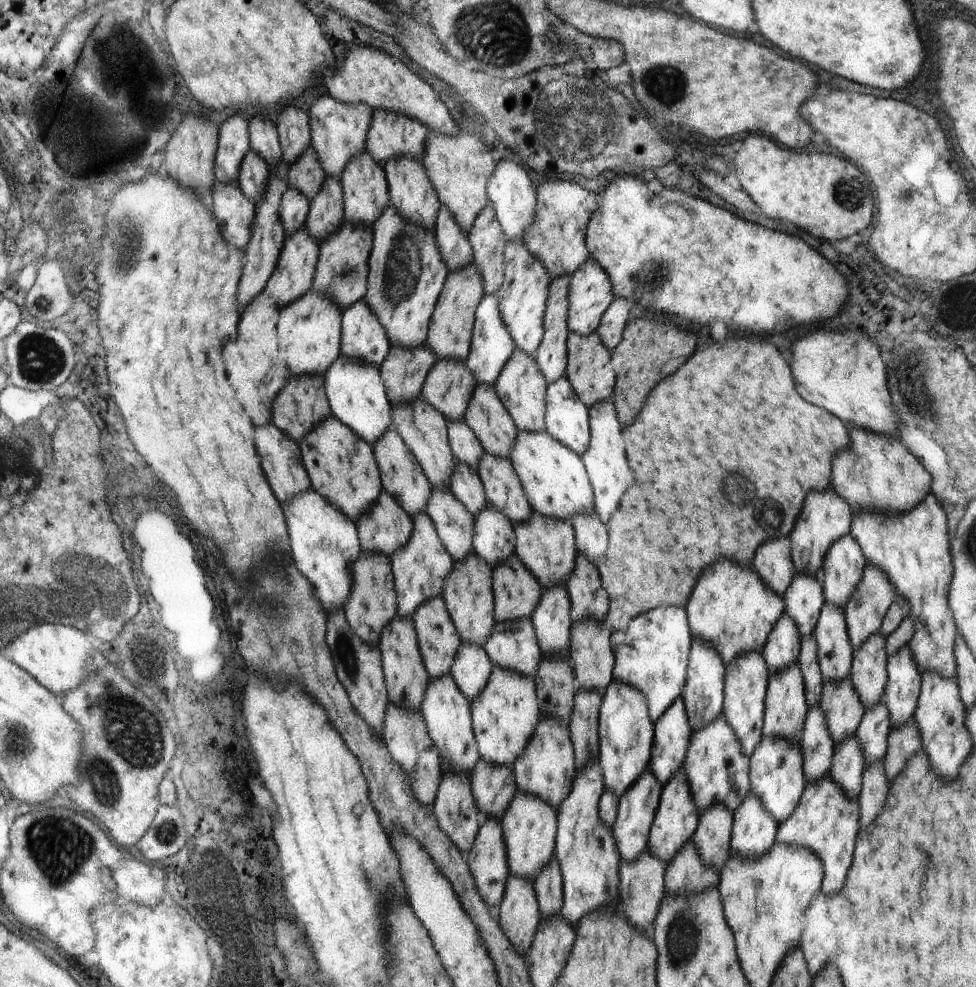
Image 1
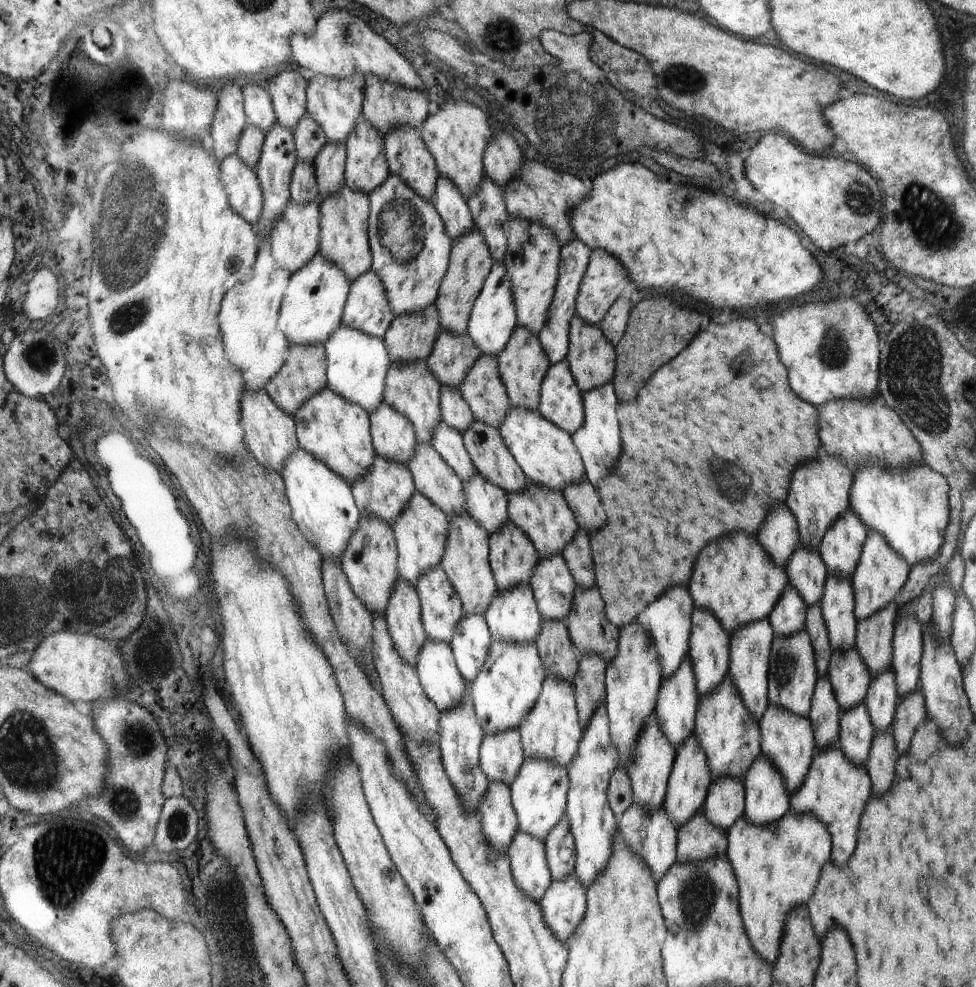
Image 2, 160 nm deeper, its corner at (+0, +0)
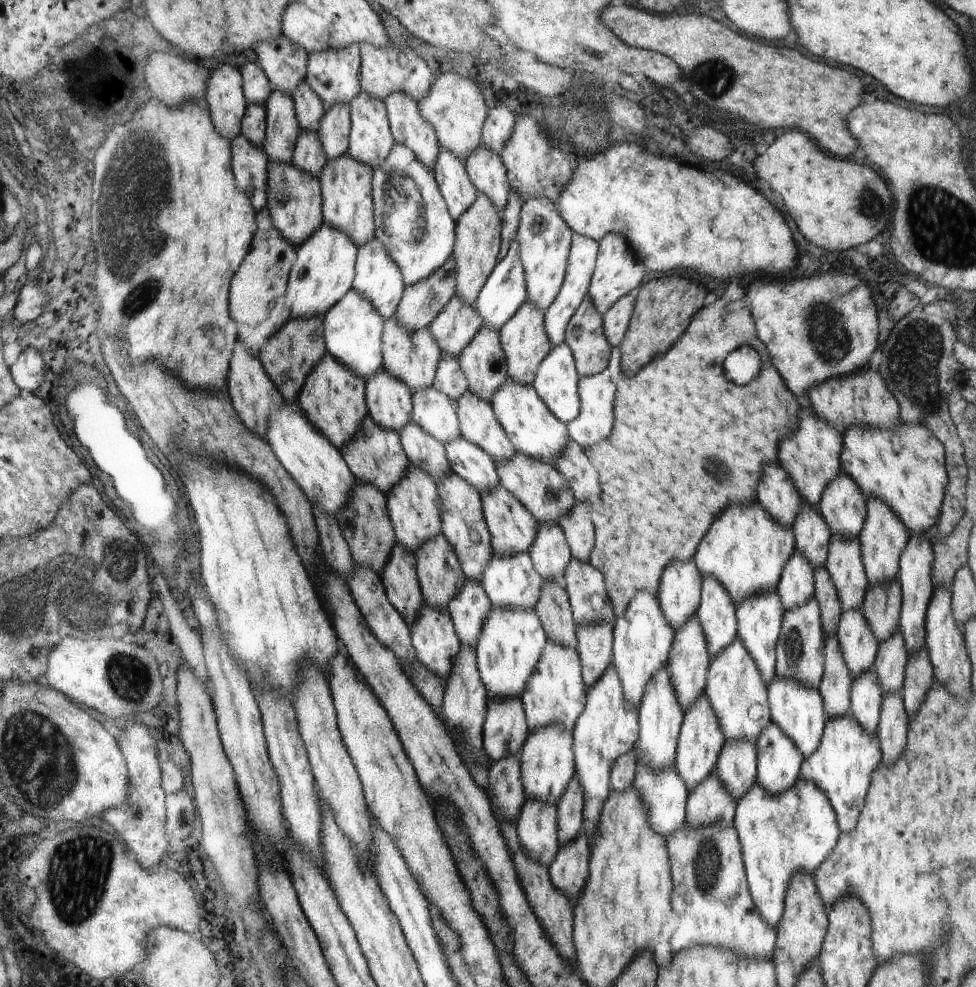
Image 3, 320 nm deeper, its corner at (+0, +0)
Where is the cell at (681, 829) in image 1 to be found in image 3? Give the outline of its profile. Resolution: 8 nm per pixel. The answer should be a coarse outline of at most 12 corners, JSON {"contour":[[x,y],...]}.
{"contour":[[702,693],[685,712],[675,768],[689,792],[715,770],[726,737]]}

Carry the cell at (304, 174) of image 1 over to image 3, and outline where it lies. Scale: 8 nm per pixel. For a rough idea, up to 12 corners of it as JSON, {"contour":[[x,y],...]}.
{"contour":[[305,80],[290,95],[302,132],[318,132],[326,109]]}

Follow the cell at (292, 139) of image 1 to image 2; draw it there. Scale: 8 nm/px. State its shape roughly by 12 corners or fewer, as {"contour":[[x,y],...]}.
{"contour":[[288,65],[266,85],[276,121],[307,113],[307,81]]}

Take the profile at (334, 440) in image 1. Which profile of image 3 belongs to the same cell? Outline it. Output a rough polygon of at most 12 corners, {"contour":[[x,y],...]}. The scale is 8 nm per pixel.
{"contour":[[330,354],[297,396],[336,446],[369,415],[366,382]]}

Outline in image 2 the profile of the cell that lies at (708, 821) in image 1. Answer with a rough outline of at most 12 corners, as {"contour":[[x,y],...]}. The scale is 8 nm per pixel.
{"contour":[[714,778],[707,819],[723,832],[745,814],[742,779]]}

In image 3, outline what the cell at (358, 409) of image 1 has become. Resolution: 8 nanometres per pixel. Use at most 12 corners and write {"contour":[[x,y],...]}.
{"contour":[[351,290],[323,318],[327,354],[365,382],[383,370],[383,324]]}

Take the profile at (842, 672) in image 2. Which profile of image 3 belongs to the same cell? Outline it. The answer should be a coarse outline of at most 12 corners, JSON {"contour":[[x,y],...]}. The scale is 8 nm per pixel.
{"contour":[[862,605],[841,612],[836,636],[854,677],[874,670],[879,640]]}

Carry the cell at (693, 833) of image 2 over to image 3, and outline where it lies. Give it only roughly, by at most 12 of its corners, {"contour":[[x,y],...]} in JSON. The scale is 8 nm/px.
{"contour":[[712,772],[688,793],[685,822],[695,829],[734,822],[737,800]]}

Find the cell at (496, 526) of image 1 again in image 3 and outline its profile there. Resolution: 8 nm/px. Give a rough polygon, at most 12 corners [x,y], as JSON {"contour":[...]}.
{"contour":[[461,435],[445,446],[453,473],[483,495],[500,485],[494,462]]}

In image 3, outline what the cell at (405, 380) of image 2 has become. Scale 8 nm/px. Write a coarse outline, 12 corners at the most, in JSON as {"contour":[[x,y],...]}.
{"contour":[[383,324],[383,371],[410,392],[435,383],[443,351],[428,328]]}

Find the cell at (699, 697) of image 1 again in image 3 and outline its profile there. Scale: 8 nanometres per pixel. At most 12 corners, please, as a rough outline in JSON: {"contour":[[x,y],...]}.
{"contour":[[704,577],[703,624],[714,659],[738,636],[738,605]]}

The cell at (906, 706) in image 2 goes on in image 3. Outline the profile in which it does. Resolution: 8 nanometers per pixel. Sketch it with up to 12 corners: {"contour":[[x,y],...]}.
{"contour":[[926,646],[907,660],[903,703],[909,718],[936,682]]}

